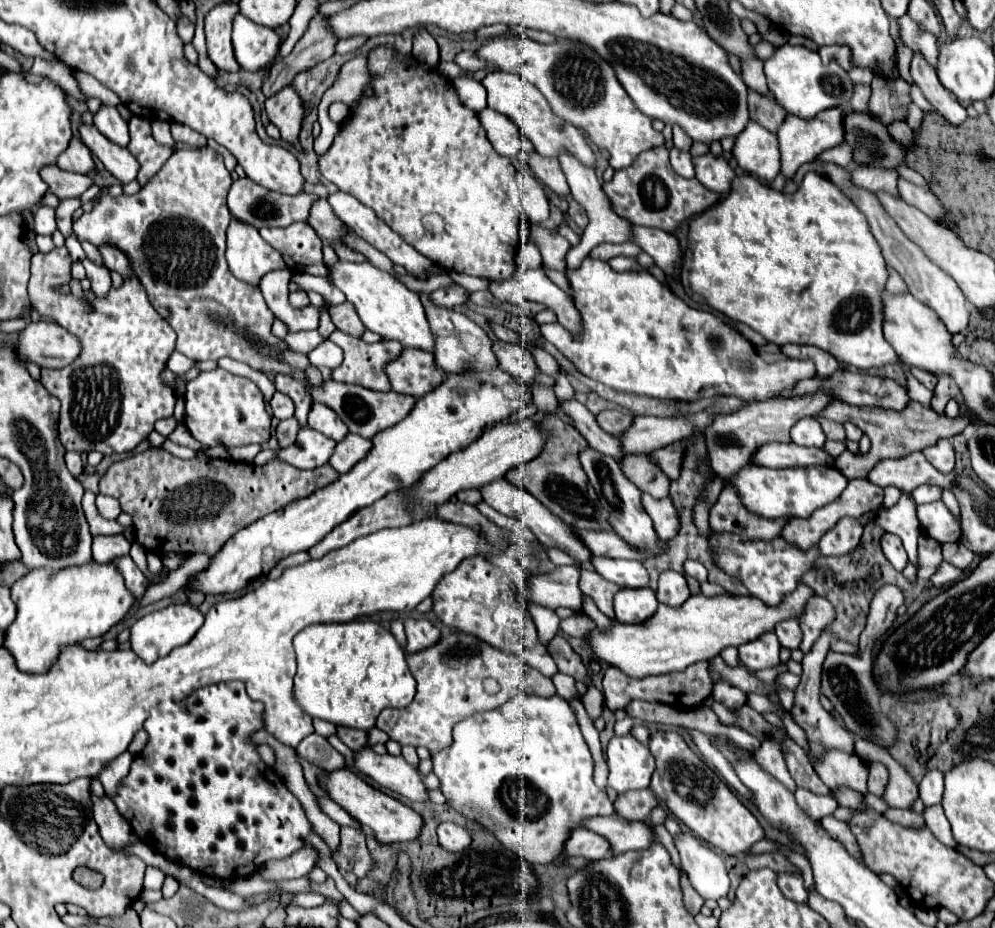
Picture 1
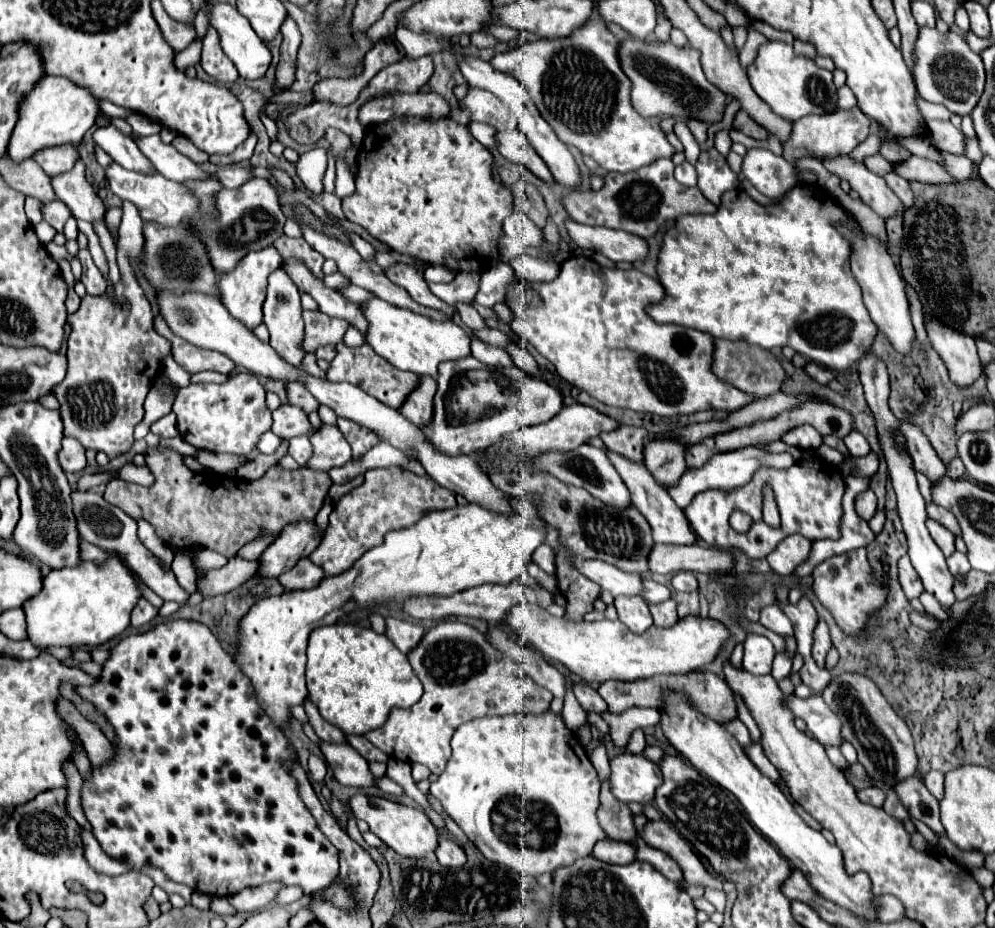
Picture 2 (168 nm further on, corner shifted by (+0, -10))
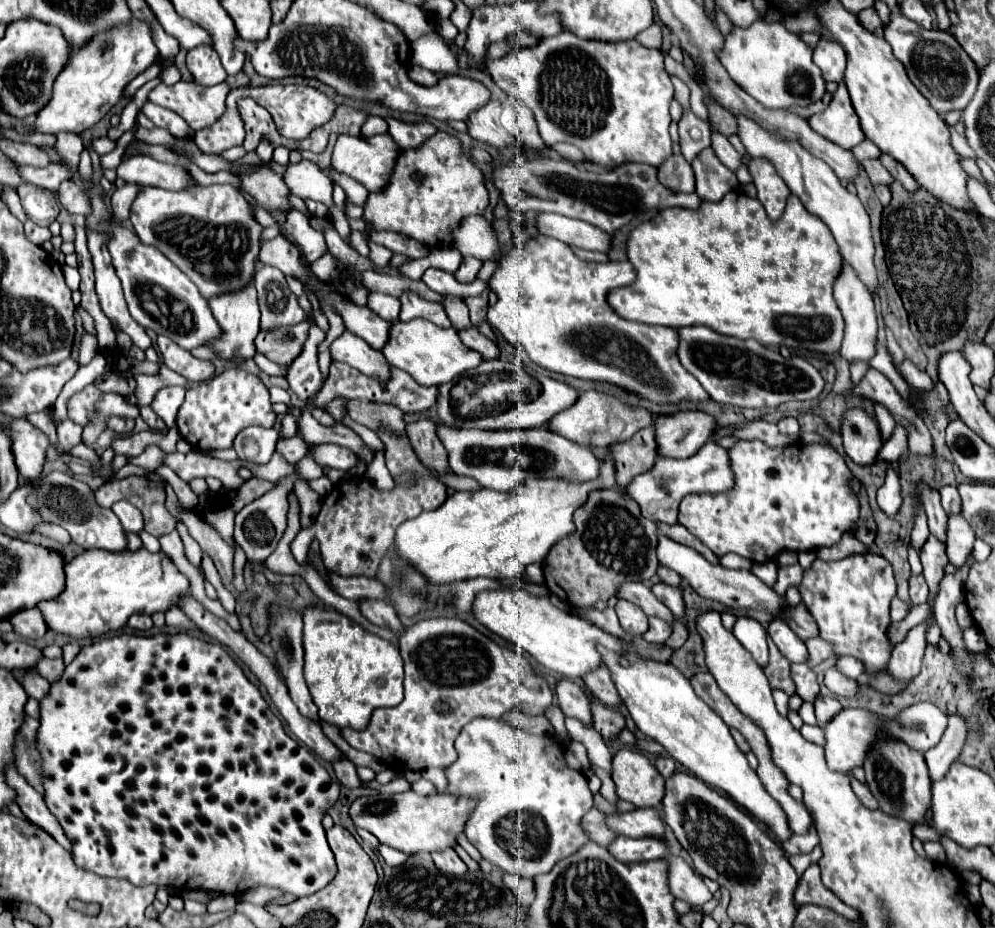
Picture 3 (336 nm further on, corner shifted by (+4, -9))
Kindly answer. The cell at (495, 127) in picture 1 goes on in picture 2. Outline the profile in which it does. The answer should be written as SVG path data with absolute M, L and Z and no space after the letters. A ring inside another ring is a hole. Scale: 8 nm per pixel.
M471 122L469 124L469 132L473 134L475 140L479 140L483 146L487 148L495 148L495 128L491 128L489 124L481 124L481 122Z

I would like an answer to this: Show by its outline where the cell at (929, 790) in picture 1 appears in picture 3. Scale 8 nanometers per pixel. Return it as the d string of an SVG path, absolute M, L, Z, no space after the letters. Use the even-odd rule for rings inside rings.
M951 715L949 725L947 725L939 745L935 745L933 749L923 753L925 763L929 767L931 781L939 781L947 773L949 765L959 757L961 747L965 743L965 735L967 735L965 721L961 717L957 717L957 715Z

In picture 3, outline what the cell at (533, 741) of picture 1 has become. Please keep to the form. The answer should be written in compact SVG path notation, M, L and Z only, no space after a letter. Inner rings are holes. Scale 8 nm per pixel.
M477 717L461 729L459 737L455 739L455 751L457 761L445 767L445 793L467 797L477 803L465 823L463 833L489 863L507 873L533 879L539 873L549 873L559 859L573 855L591 841L581 825L581 819L593 805L593 793L585 775L567 765L565 743L557 737L527 733L503 719Z

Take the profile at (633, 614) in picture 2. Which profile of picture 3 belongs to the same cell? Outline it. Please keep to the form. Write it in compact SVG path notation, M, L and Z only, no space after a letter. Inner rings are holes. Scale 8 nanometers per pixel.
M619 599L615 605L617 617L621 621L621 627L625 633L629 635L643 635L647 631L647 615L641 611L641 607Z

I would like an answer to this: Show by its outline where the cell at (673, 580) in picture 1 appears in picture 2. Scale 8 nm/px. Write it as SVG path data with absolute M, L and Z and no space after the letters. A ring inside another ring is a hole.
M675 600L653 604L651 606L651 616L653 616L653 624L659 626L659 628L673 626L679 620L677 618L677 604L675 604Z

